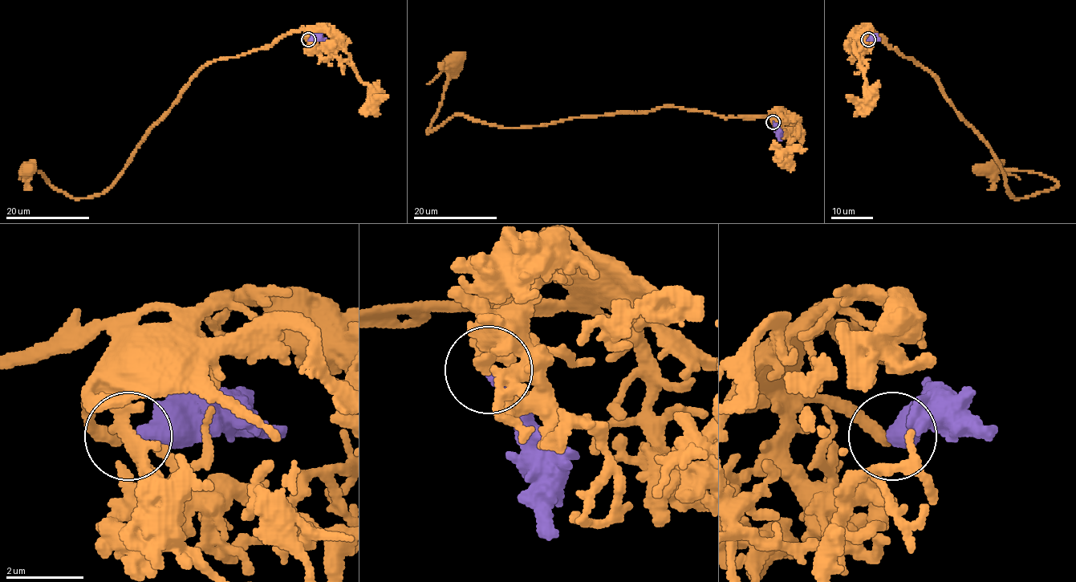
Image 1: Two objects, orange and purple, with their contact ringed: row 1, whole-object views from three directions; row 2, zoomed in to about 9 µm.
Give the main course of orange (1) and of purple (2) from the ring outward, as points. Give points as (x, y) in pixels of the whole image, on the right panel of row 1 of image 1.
1: (868, 40), (861, 28), (937, 81), (988, 147), (1013, 198), (1057, 184), (1031, 171), (988, 168)
2: (868, 40), (879, 40)

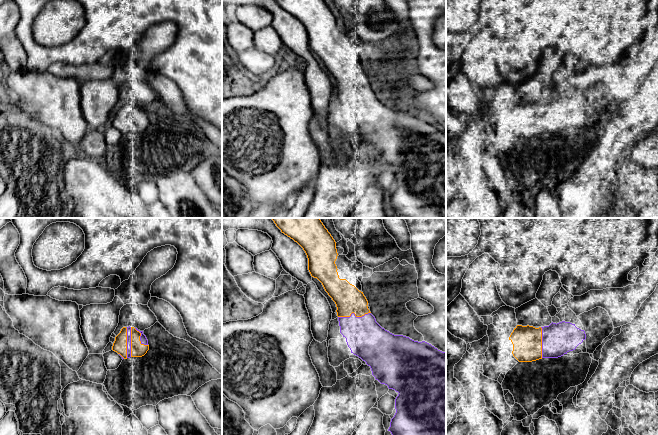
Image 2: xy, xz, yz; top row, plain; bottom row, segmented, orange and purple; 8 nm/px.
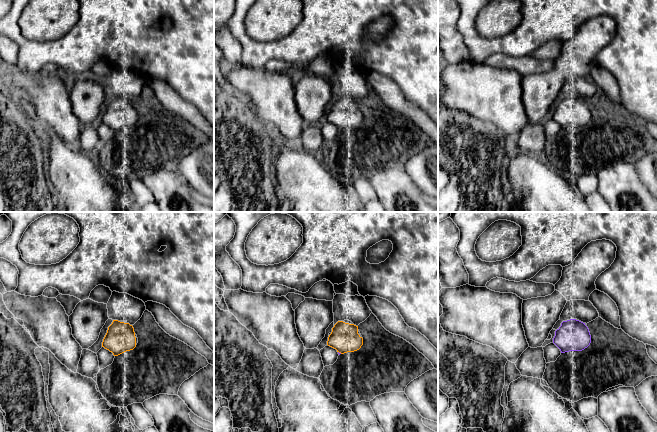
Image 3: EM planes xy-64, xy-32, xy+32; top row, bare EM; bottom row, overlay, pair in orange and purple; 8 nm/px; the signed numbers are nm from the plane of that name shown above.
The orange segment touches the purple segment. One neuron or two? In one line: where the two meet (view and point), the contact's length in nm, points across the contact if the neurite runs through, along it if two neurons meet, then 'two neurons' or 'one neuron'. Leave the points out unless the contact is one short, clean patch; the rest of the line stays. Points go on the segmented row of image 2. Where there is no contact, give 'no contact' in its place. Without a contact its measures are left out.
xz (354, 313) | 260 nm | one neuron

